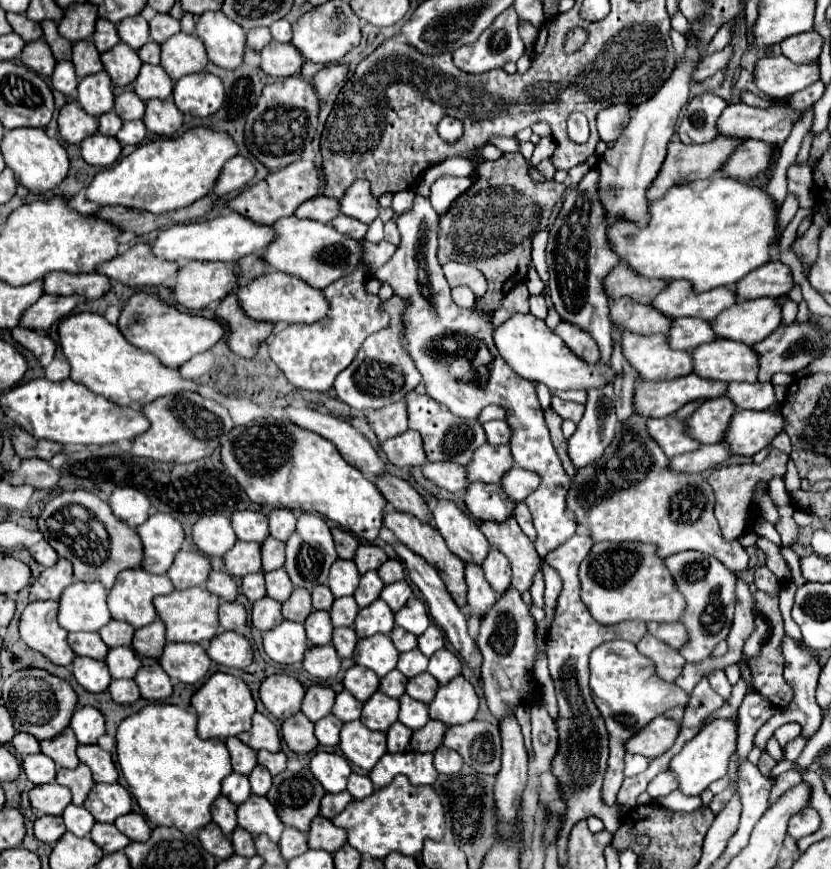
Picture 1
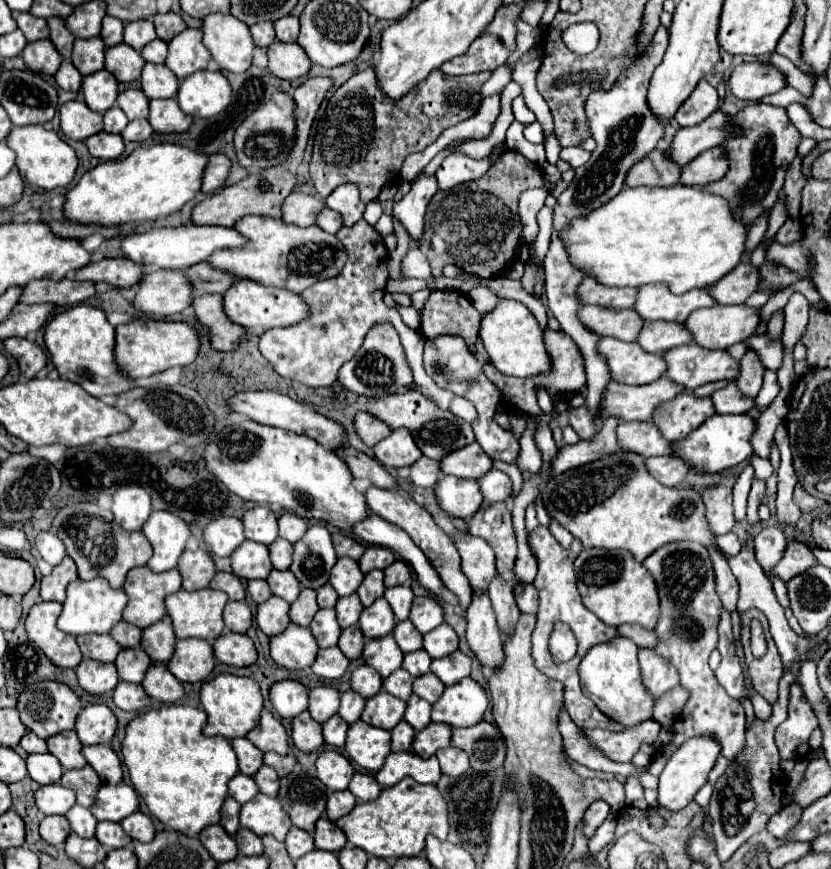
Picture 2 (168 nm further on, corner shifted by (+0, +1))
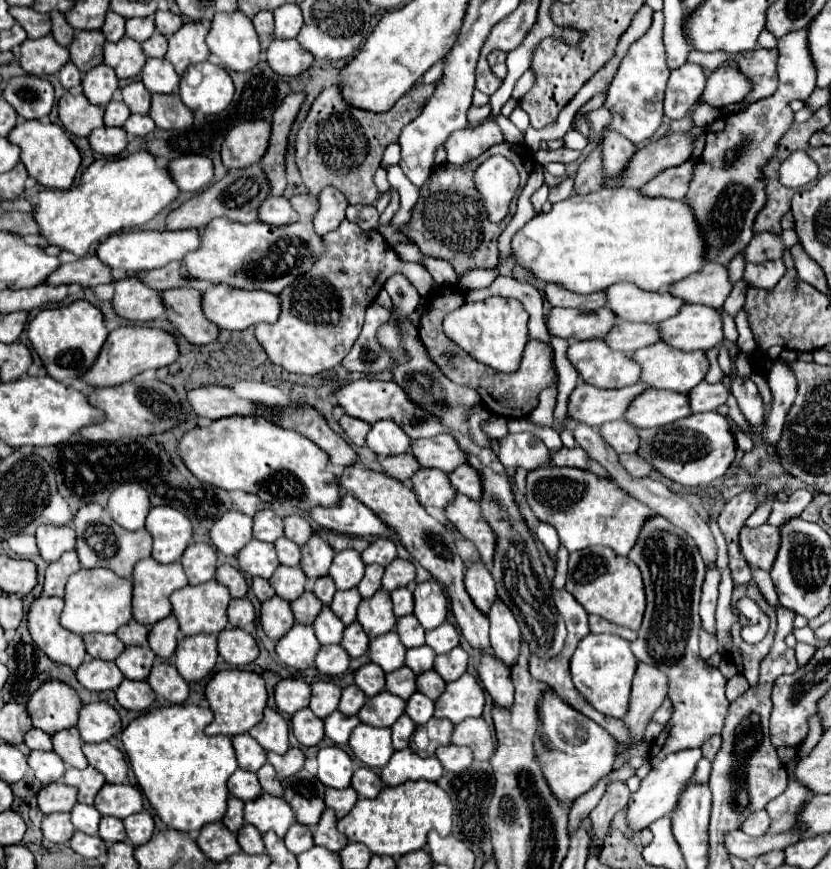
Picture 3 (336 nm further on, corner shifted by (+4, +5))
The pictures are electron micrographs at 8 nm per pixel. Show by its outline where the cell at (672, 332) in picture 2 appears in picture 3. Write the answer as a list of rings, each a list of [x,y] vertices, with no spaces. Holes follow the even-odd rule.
[[[616,321],[616,325],[602,339],[610,349],[632,353],[634,349],[642,349],[658,341],[658,329],[654,325],[630,325],[624,321]]]

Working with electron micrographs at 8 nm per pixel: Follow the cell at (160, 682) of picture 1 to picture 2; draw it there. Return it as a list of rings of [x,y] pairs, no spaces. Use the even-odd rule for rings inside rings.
[[[164,663],[150,665],[142,681],[142,687],[148,693],[148,697],[158,699],[160,703],[174,703],[184,695],[182,683],[166,669]]]

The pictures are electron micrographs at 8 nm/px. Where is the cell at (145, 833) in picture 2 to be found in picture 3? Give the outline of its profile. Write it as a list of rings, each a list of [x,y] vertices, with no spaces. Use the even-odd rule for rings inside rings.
[[[140,811],[140,813],[134,813],[134,815],[126,817],[124,825],[126,825],[128,839],[132,841],[134,847],[150,841],[150,837],[154,833],[154,819],[148,811]]]

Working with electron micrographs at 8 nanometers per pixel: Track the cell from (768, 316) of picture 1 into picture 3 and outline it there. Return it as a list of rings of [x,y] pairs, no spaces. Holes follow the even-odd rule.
[[[682,305],[674,317],[660,321],[656,327],[664,343],[682,351],[706,351],[720,347],[724,339],[720,313],[706,305]]]

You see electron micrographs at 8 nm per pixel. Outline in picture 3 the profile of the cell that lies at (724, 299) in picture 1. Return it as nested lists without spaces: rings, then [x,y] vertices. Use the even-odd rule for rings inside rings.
[[[614,283],[604,289],[606,307],[622,321],[632,323],[658,323],[666,317],[678,313],[684,305],[676,297],[670,297],[666,291],[648,293],[630,283]]]

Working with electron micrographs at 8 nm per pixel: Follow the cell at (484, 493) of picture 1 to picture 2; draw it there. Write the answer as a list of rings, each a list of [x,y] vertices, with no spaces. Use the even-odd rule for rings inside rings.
[[[446,475],[434,487],[434,491],[436,491],[440,507],[448,511],[450,515],[462,517],[462,519],[470,519],[484,503],[478,483],[470,479]]]

